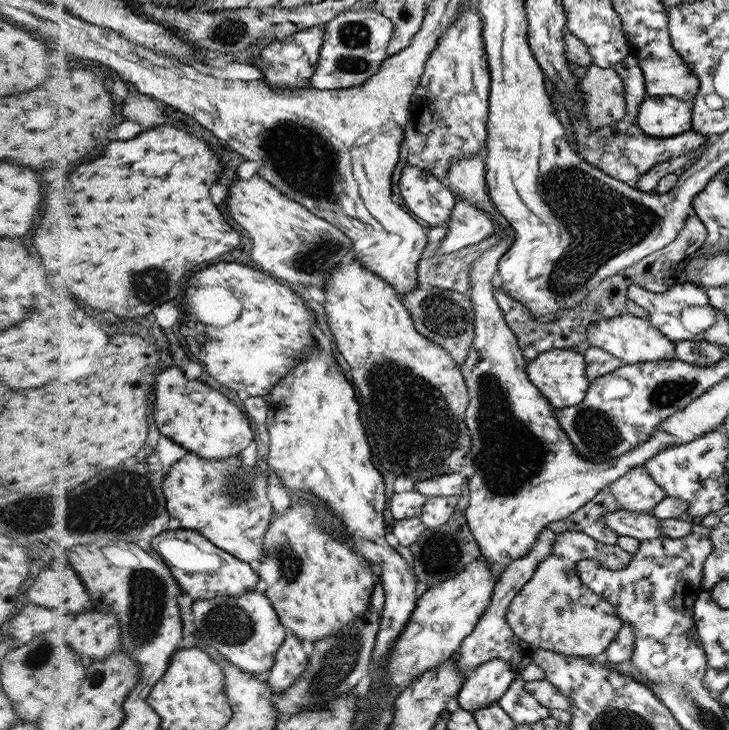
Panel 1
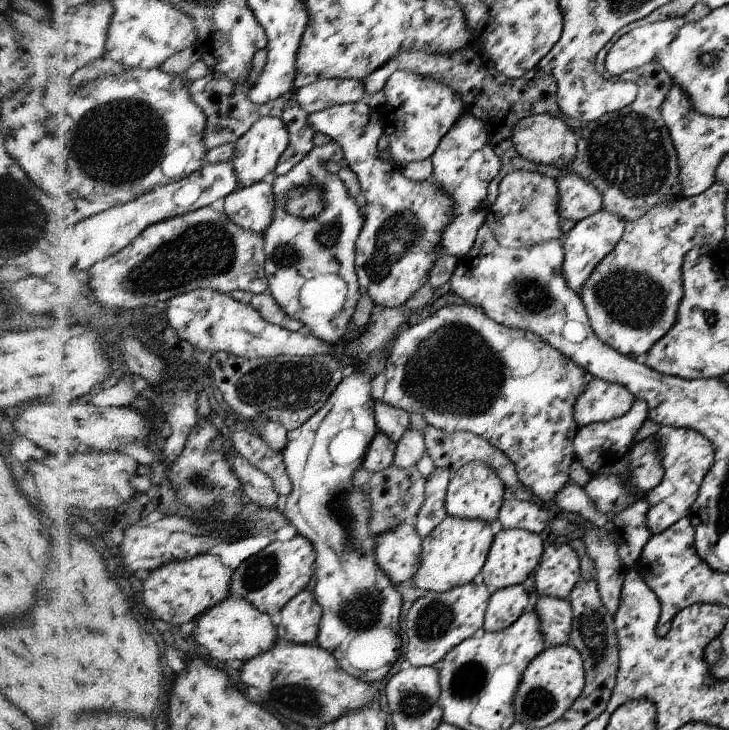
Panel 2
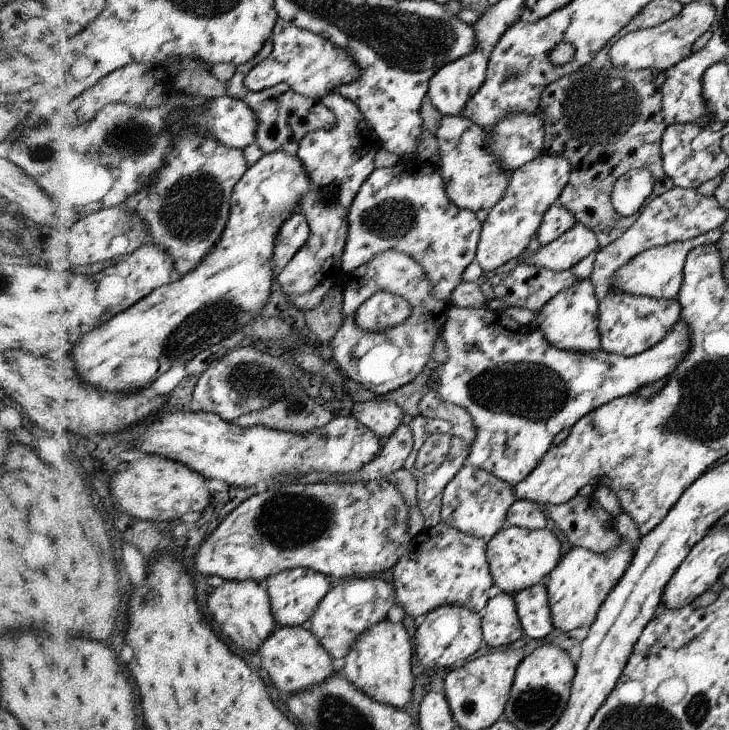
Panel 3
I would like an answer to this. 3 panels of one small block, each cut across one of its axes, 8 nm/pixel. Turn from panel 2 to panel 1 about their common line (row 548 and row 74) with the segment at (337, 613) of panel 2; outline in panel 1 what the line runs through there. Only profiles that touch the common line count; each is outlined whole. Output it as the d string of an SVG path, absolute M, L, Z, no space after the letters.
M348 10L323 24L326 28L324 43L315 74L311 76L311 87L323 90L341 90L359 87L372 75L378 74L388 59L387 48L394 38L394 22L375 10Z

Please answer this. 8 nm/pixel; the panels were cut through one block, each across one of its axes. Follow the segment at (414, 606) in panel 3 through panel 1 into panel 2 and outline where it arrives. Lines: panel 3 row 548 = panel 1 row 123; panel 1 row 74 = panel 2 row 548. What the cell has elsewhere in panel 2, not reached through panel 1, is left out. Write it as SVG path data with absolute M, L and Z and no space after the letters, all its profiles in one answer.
M447 515L434 532L423 537L422 565L413 578L415 586L446 593L455 586L478 580L492 546L492 538L492 526L484 519L463 519Z

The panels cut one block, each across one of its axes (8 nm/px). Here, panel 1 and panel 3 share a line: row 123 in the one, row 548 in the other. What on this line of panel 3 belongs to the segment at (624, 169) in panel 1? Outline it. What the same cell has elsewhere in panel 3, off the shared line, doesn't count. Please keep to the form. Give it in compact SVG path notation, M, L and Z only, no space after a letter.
M621 541L614 550L602 554L578 546L573 546L568 554L564 554L559 565L548 576L548 584L545 584L555 628L572 633L575 629L591 626L603 602L627 573L628 565L632 564L632 558L635 557L634 552L636 548L628 547L626 542Z

